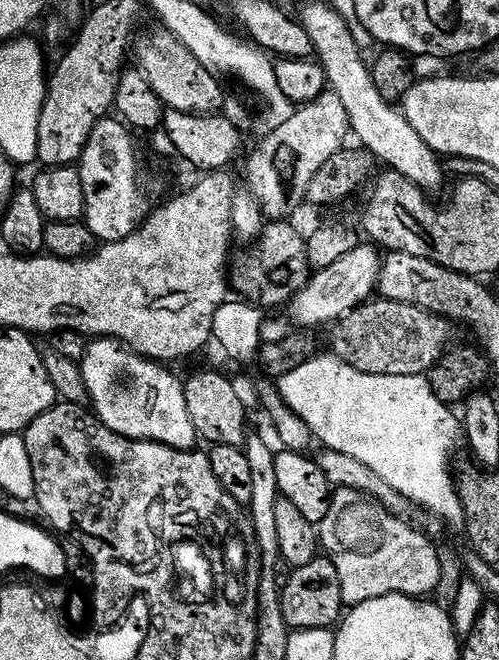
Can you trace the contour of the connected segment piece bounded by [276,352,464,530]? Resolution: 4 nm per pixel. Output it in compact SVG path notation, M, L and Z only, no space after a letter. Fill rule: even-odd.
M331 353L317 354L289 373L277 377L278 392L288 407L307 425L323 447L356 457L394 490L434 515L461 529L464 524L461 500L448 462L462 436L459 417L453 416L445 401L438 399L425 375L388 376L362 372Z

